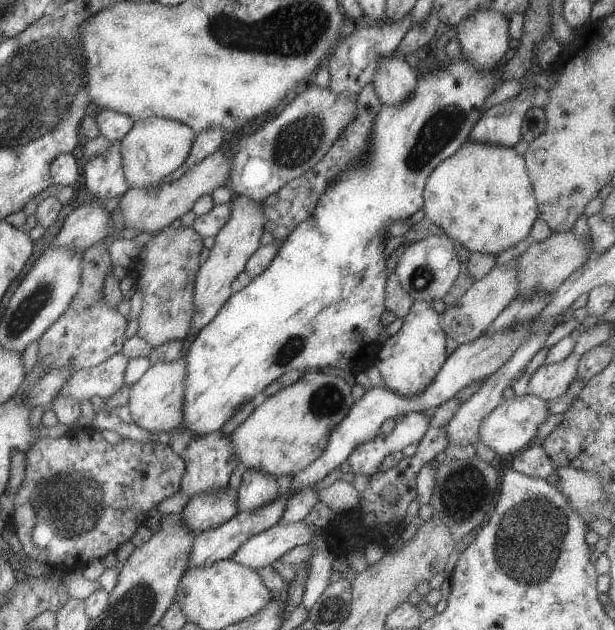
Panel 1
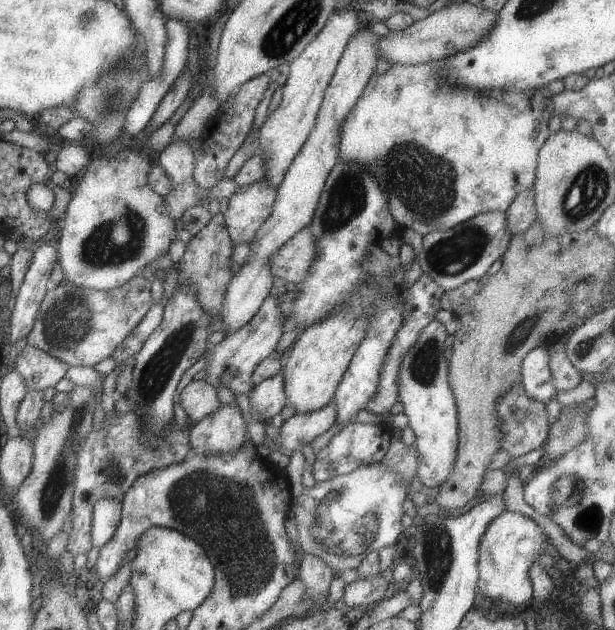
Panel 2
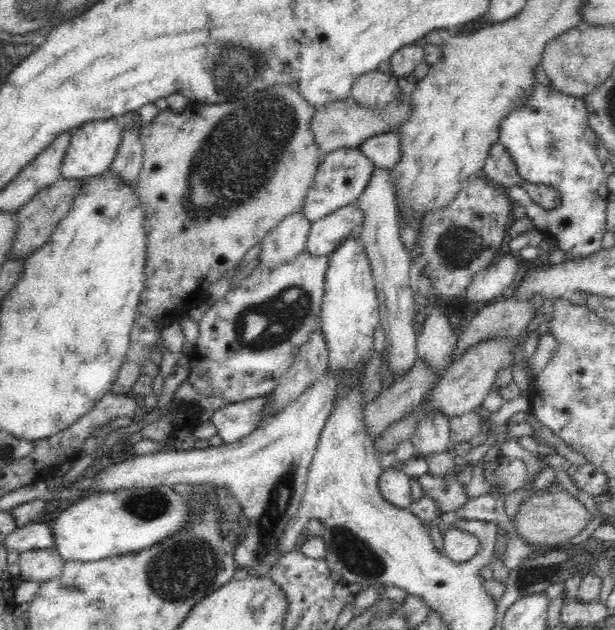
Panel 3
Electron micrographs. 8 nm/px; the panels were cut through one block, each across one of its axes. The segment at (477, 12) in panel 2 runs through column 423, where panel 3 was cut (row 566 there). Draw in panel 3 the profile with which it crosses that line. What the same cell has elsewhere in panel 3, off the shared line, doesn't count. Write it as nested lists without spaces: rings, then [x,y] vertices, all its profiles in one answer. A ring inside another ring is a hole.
[[[39,549],[20,553],[20,576],[24,581],[44,583],[62,573],[64,561],[54,549]]]

